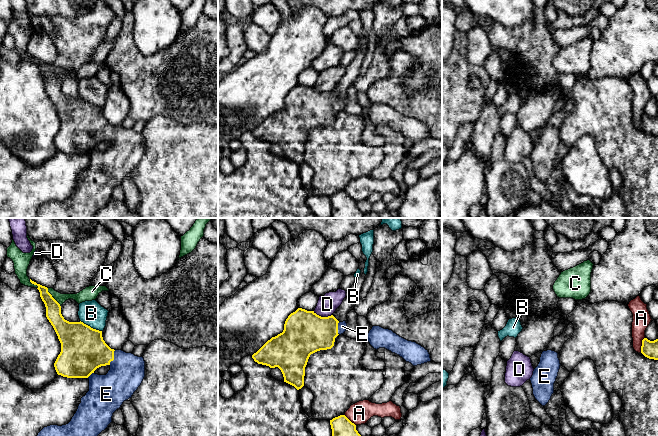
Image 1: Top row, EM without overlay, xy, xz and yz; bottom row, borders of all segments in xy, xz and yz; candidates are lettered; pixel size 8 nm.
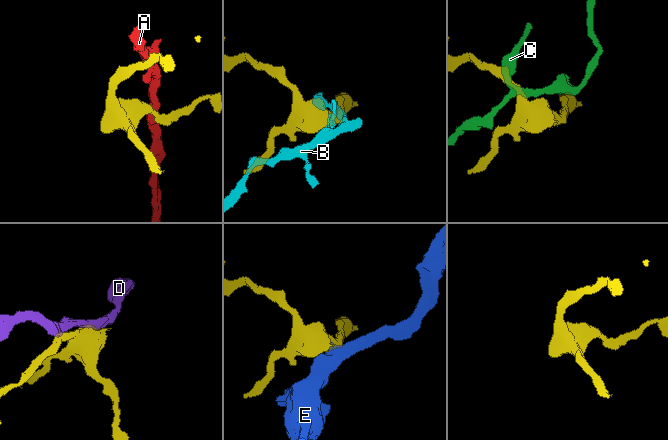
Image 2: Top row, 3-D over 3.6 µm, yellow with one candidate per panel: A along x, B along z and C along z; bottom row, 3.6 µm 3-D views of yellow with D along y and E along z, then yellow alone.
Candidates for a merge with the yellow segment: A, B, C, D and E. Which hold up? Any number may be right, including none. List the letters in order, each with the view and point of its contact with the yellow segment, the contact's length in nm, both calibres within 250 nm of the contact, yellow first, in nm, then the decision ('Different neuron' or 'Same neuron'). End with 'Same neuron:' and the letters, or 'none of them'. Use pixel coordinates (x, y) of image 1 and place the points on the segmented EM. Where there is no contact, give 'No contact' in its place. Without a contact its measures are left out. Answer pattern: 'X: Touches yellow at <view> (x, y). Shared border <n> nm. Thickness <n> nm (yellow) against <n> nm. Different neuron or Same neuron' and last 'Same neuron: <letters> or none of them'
A: Touches yellow at yz (642, 345). Shared border 130 nm. Thickness 140 nm (yellow) against 140 nm. Different neuron
B: Touches yellow at xy (90, 327). Shared border 200 nm. Thickness 360 nm (yellow) against 200 nm. Different neuron
C: Touches yellow at xy (52, 297). Shared border 190 nm. Thickness 130 nm (yellow) against 90 nm. Different neuron
D: Touches yellow at xz (322, 317). Shared border 160 nm. Thickness 340 nm (yellow) against 160 nm. Different neuron
E: Touches yellow at xy (113, 357). Shared border 130 nm. Thickness 360 nm (yellow) against 280 nm. Same neuron
Same neuron: E

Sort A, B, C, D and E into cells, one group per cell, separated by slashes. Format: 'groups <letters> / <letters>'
groups A / B / C / D / E

